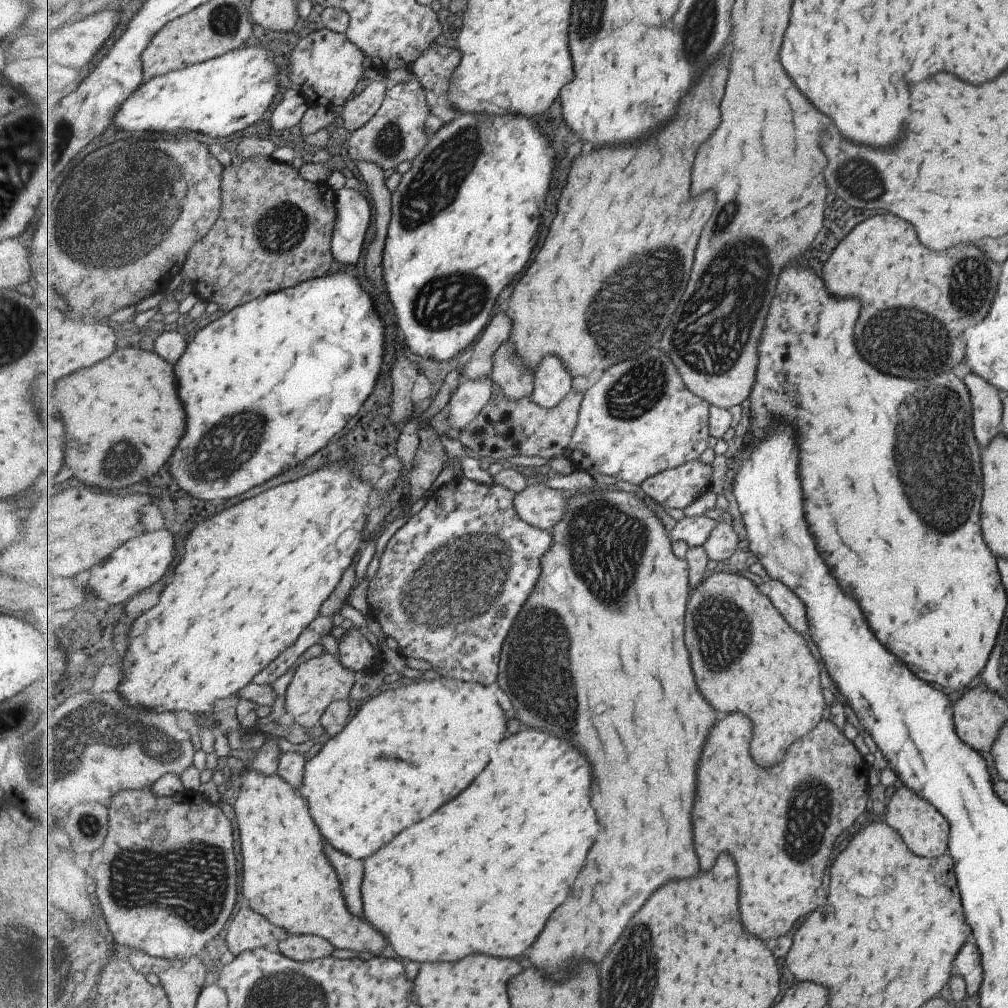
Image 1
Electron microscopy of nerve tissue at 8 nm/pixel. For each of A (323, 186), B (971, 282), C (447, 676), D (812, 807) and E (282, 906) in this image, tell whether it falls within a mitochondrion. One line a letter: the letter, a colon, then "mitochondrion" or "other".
A: other
B: mitochondrion
C: other
D: mitochondrion
E: other

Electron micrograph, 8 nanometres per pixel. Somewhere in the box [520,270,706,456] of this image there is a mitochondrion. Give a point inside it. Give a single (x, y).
(641, 385)

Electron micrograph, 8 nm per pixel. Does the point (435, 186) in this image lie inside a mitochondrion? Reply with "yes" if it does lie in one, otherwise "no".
yes

